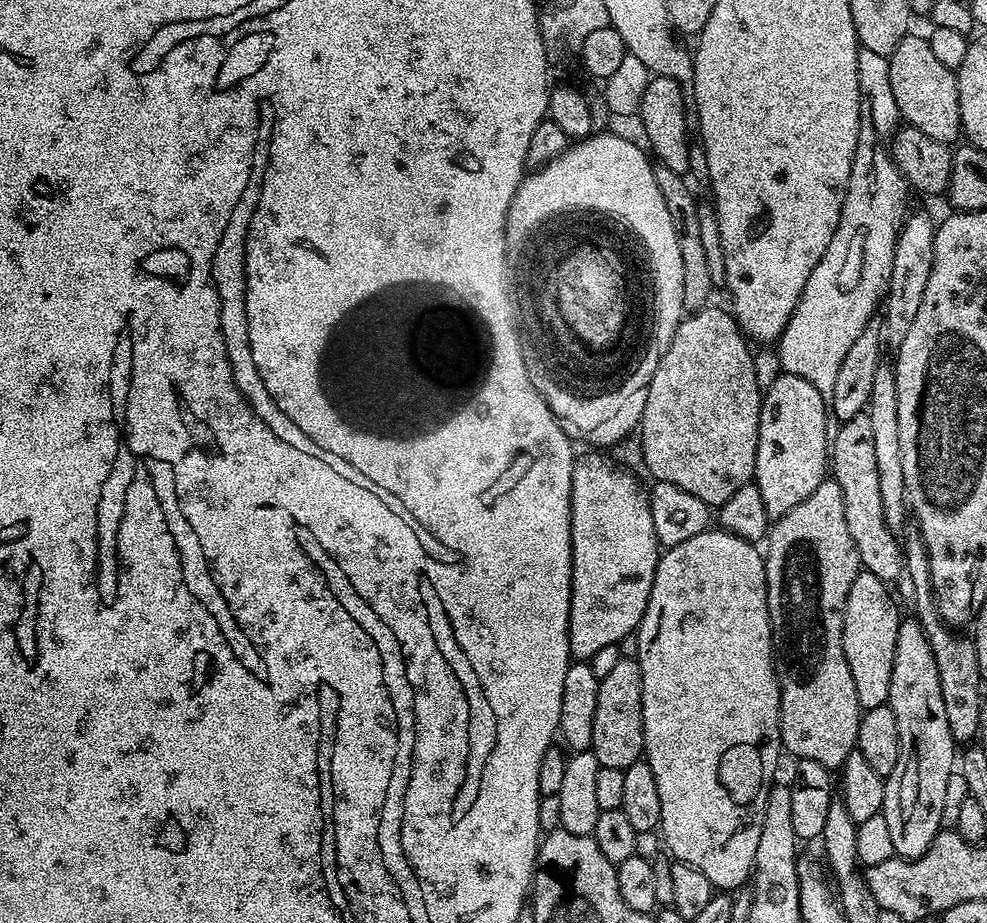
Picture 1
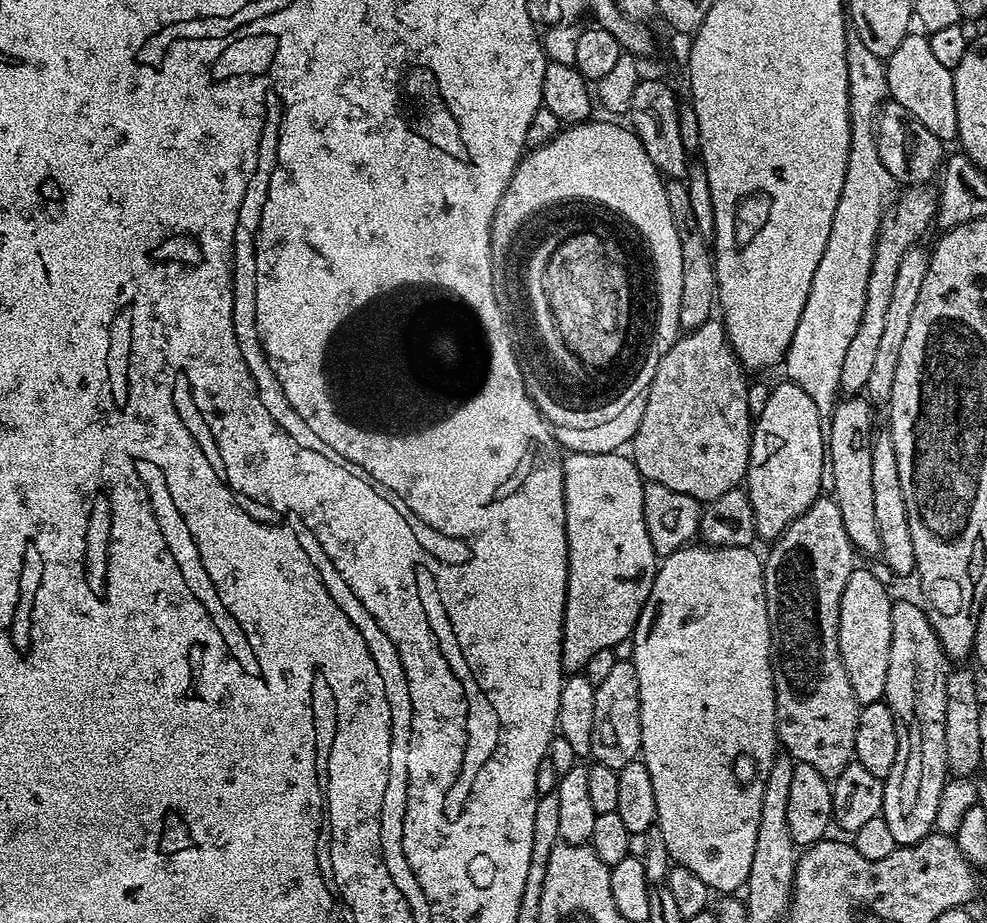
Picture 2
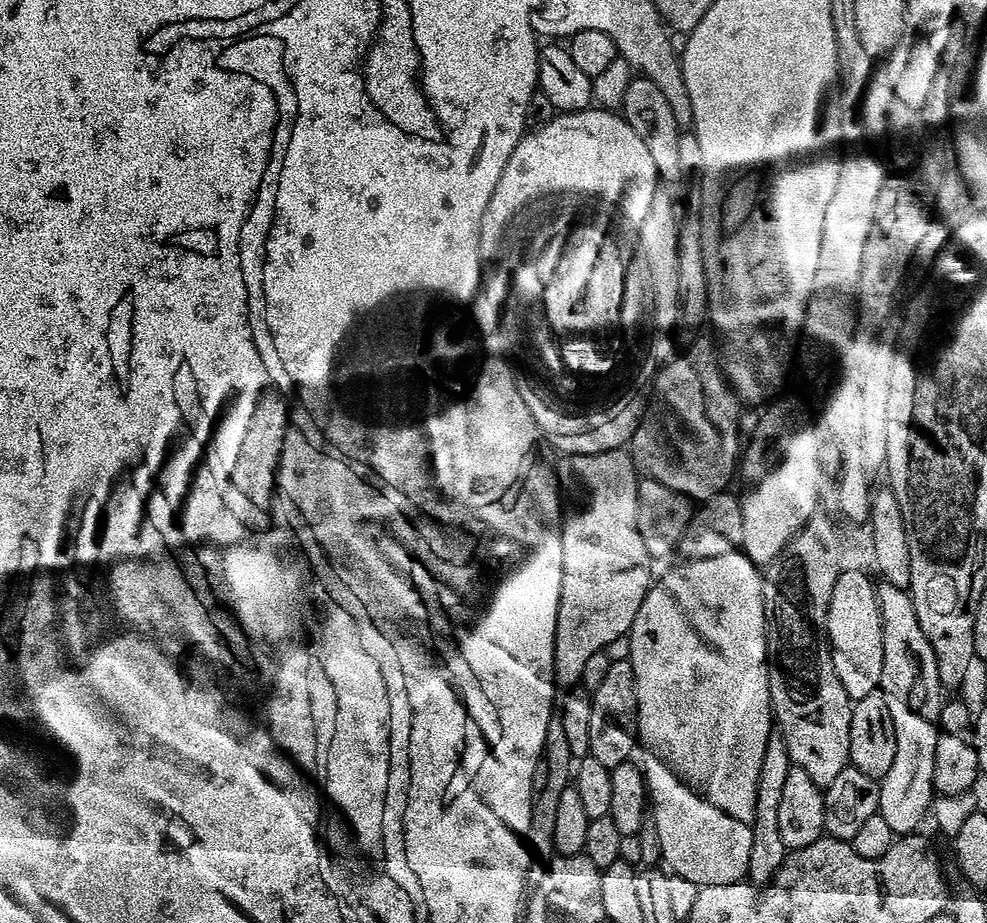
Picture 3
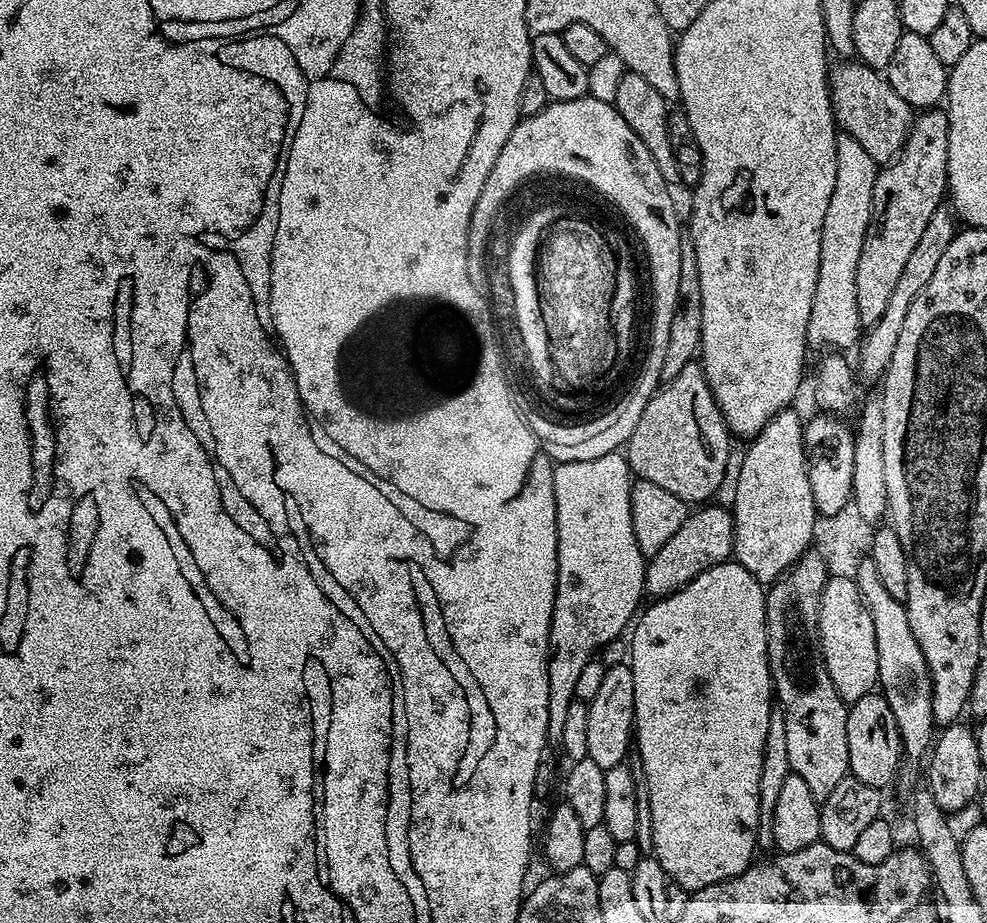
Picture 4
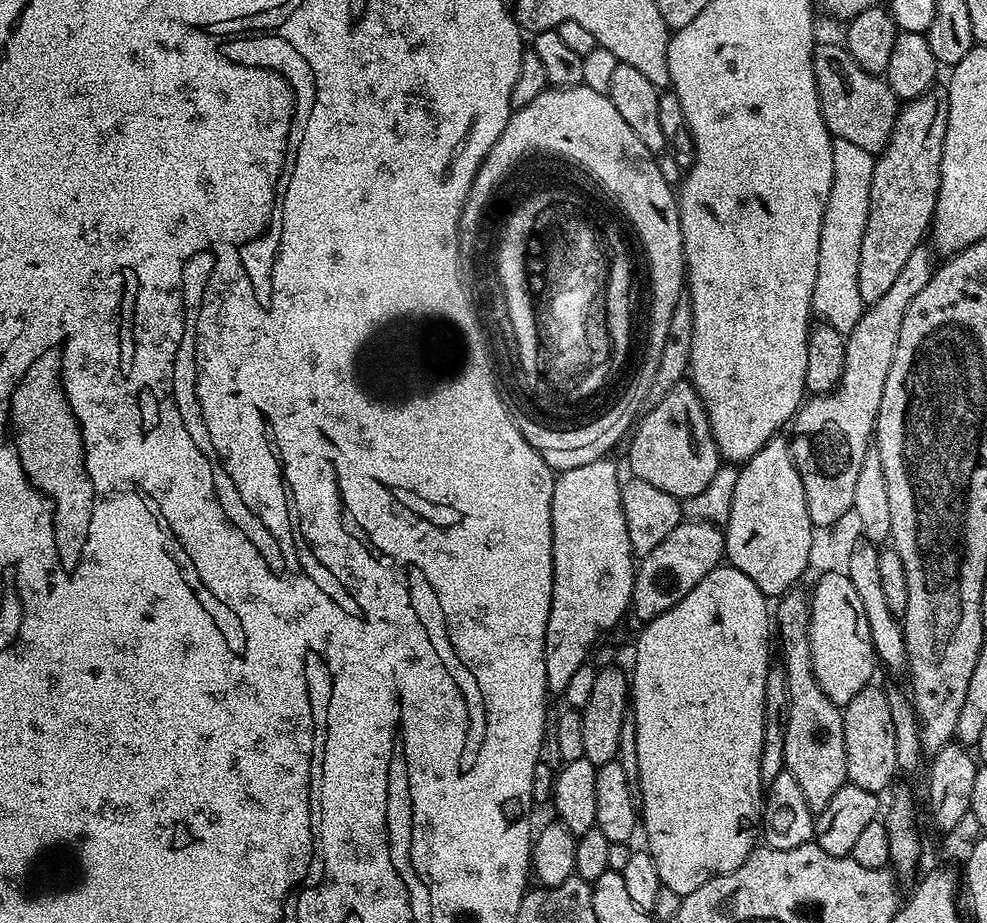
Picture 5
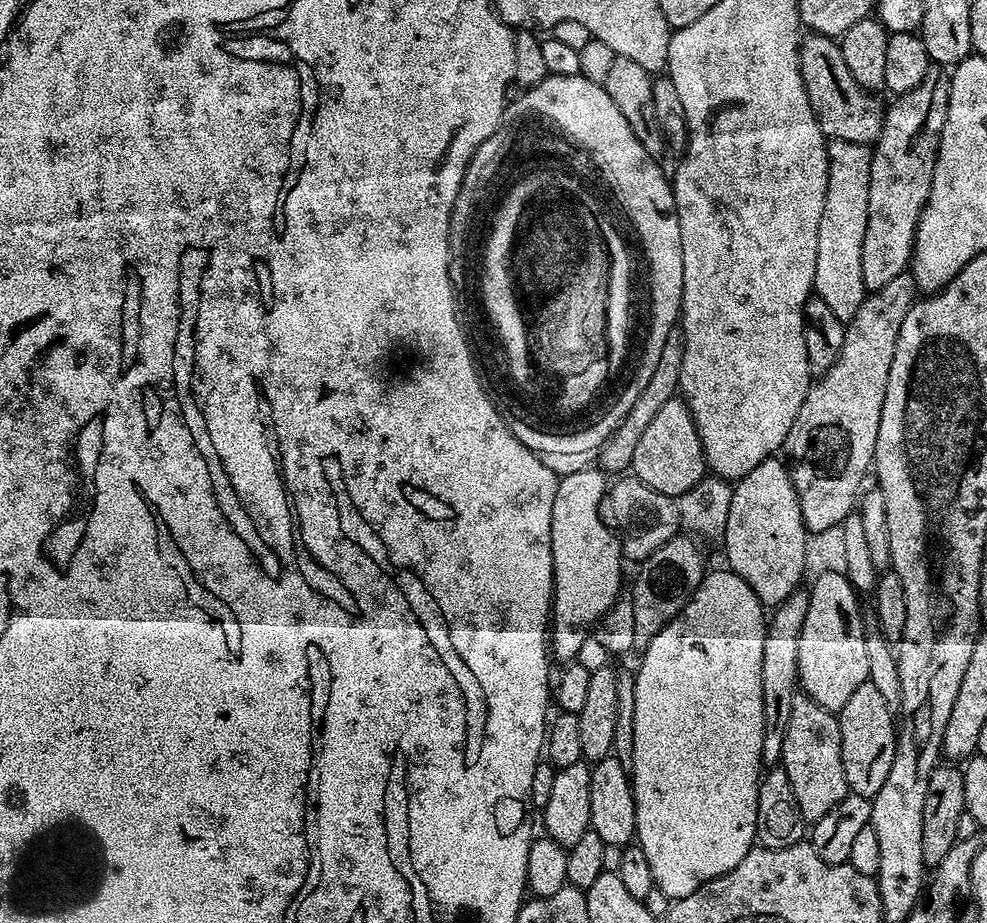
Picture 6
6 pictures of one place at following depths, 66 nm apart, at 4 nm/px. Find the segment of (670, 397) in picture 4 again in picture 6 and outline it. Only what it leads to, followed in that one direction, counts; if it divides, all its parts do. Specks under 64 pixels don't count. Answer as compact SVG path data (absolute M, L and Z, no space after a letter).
M673 398L658 410L658 415L646 426L642 438L638 438L638 447L634 449L634 458L630 469L650 490L666 494L673 498L686 494L696 483L706 476L704 447L696 429L692 412L683 399Z

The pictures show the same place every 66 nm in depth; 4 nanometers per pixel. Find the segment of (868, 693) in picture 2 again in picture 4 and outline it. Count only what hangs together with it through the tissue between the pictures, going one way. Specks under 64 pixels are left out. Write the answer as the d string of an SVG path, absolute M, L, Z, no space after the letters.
M829 575L820 603L820 649L830 674L830 682L834 682L845 704L851 706L855 700L877 687L880 675L878 642L874 642L874 622L870 622L870 610L855 579Z

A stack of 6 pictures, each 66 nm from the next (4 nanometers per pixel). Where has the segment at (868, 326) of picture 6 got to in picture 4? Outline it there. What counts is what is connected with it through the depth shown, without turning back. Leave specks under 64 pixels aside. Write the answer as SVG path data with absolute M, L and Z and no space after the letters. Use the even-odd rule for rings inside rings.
M941 206L934 210L934 214L930 214L930 222L926 222L926 230L922 230L917 244L914 245L914 250L910 253L910 259L898 278L898 286L894 286L894 295L886 306L886 312L882 314L882 318L878 318L876 324L871 325L863 333L862 339L859 341L860 368L858 364L858 372L863 379L865 376L868 380L879 381L887 372L888 363L894 354L894 346L898 346L898 334L902 334L902 322L906 322L906 310L910 310L910 302L914 302L918 290L922 290L922 286L926 286L926 282L930 282L938 261L942 259L946 246L950 246L952 237L956 235L957 231L958 220L951 207ZM816 414L804 425L804 453L808 455L808 477L810 490L814 494L816 511L821 516L837 514L838 510L852 500L851 480L854 478L854 446L855 438L851 427L843 424L841 417L836 414Z

